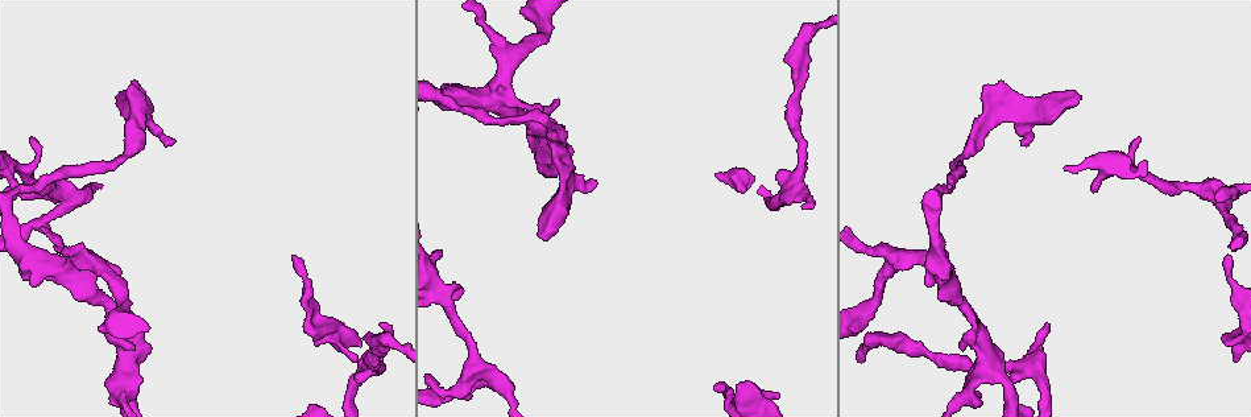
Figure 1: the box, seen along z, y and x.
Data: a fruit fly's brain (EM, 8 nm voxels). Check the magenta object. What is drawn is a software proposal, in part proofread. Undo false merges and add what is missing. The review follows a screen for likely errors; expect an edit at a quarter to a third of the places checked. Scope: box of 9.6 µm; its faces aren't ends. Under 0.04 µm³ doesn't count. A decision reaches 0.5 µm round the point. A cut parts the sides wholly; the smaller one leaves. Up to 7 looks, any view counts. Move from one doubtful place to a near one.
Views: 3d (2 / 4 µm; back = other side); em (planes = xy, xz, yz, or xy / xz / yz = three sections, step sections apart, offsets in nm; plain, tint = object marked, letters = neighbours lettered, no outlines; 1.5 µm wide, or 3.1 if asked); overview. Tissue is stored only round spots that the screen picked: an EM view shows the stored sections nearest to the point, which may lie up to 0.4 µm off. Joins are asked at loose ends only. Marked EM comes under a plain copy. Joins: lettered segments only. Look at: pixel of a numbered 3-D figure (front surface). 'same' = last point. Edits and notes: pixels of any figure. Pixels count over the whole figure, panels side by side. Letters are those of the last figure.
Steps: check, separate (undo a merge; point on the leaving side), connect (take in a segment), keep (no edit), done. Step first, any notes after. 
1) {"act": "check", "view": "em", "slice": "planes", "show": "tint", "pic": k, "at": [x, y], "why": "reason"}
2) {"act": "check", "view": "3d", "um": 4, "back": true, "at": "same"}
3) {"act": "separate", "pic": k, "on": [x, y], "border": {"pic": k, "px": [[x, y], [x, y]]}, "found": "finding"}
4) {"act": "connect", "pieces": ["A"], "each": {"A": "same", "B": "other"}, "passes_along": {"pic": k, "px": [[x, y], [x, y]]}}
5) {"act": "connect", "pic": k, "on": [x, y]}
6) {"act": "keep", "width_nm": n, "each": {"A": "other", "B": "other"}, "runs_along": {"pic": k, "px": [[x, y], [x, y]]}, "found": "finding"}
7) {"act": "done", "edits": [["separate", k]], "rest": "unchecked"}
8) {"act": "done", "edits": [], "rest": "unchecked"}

{"act": "check", "view": "em", "slice": "yz", "step": 8, "show": "tint", "pic": 1, "at": [119, 273], "why": "an open end"}

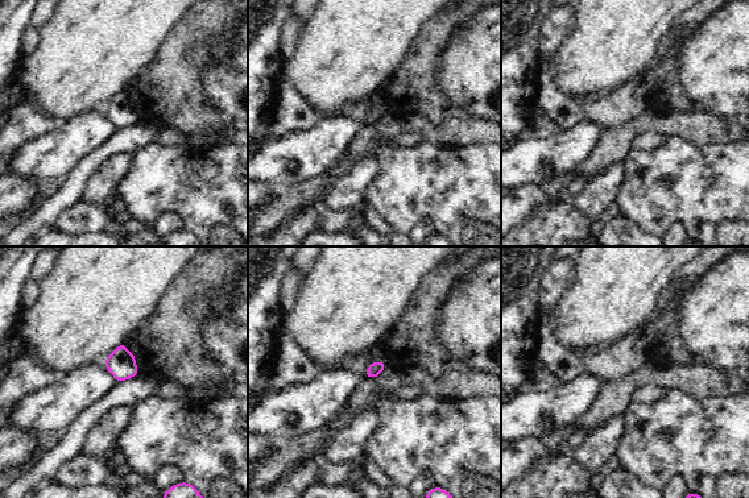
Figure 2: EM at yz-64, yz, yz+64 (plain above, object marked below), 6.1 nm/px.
{"act": "check", "view": "em", "slice": "planes", "show": "letters", "at": "same", "why": "another direction"}

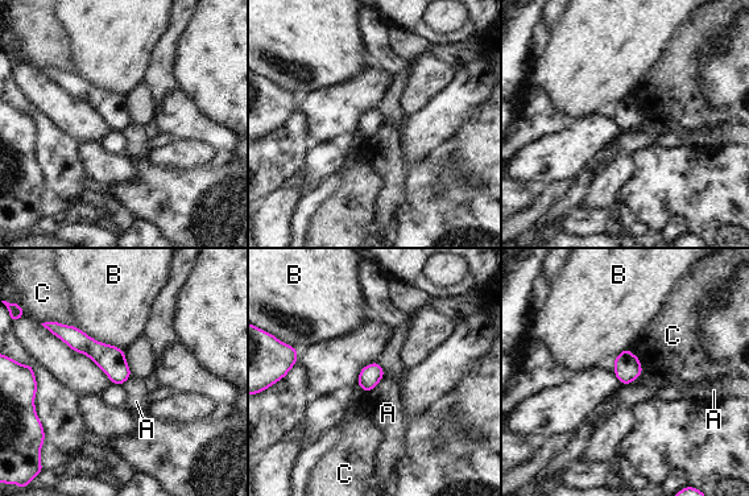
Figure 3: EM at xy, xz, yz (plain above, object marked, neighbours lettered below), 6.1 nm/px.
{"act": "keep", "longest_contact_nm": ["B", 340], "each": {"A": "other", "B": "other", "C": "other"}, "border": {"pic": 3, "px": [[642, 371], [632, 381], [621, 384]]}, "found": "no lettered segment goes on from it"}

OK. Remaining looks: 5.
{"act": "check", "view": "3d", "um": 2, "pic": 1, "at": [318, 346], "why": "free end"}

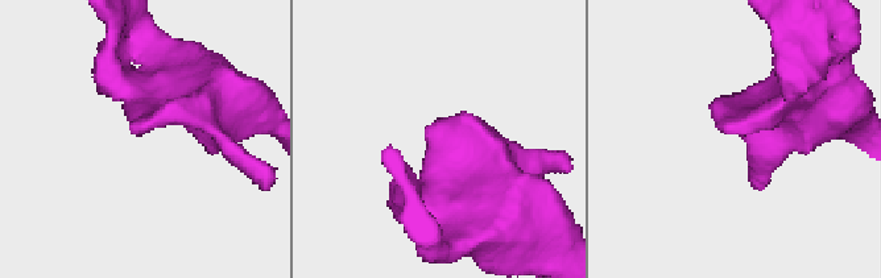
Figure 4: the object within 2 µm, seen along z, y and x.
{"act": "check", "view": "em", "slice": "yz", "step": 4, "show": "tint", "pic": 4, "at": [725, 130]}

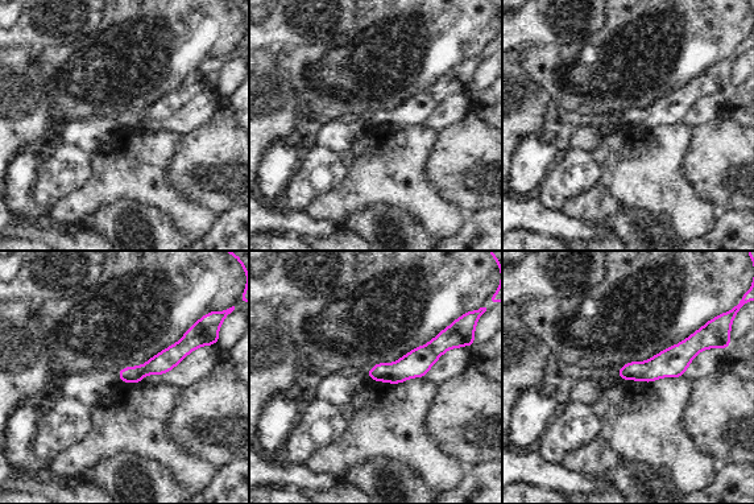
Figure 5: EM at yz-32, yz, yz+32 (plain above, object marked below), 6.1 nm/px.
{"act": "check", "view": "em", "slice": "planes", "show": "letters", "at": "same", "why": "cut it another way"}

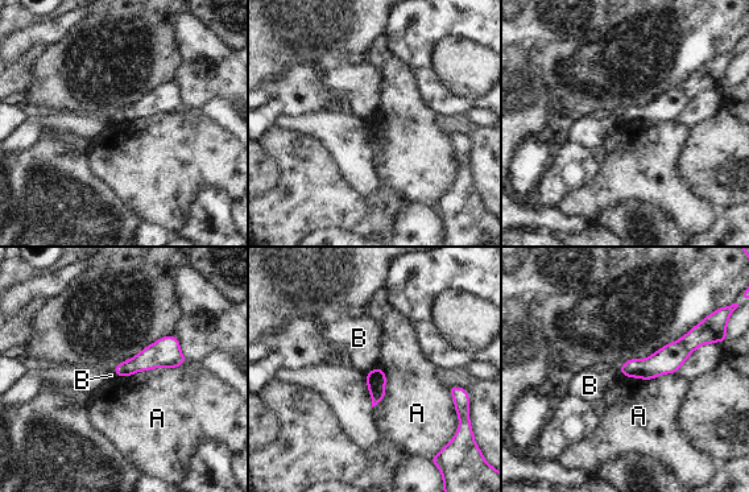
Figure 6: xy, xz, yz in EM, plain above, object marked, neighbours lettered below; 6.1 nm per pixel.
{"act": "keep", "each": {"A": "other", "B": "other"}, "runs_along": {"pic": 6, "px": [[695, 333], [669, 359], [624, 369]]}, "found": "none of them fits"}

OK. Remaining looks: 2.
{"act": "done", "edits": [], "rest": "unchecked"}

